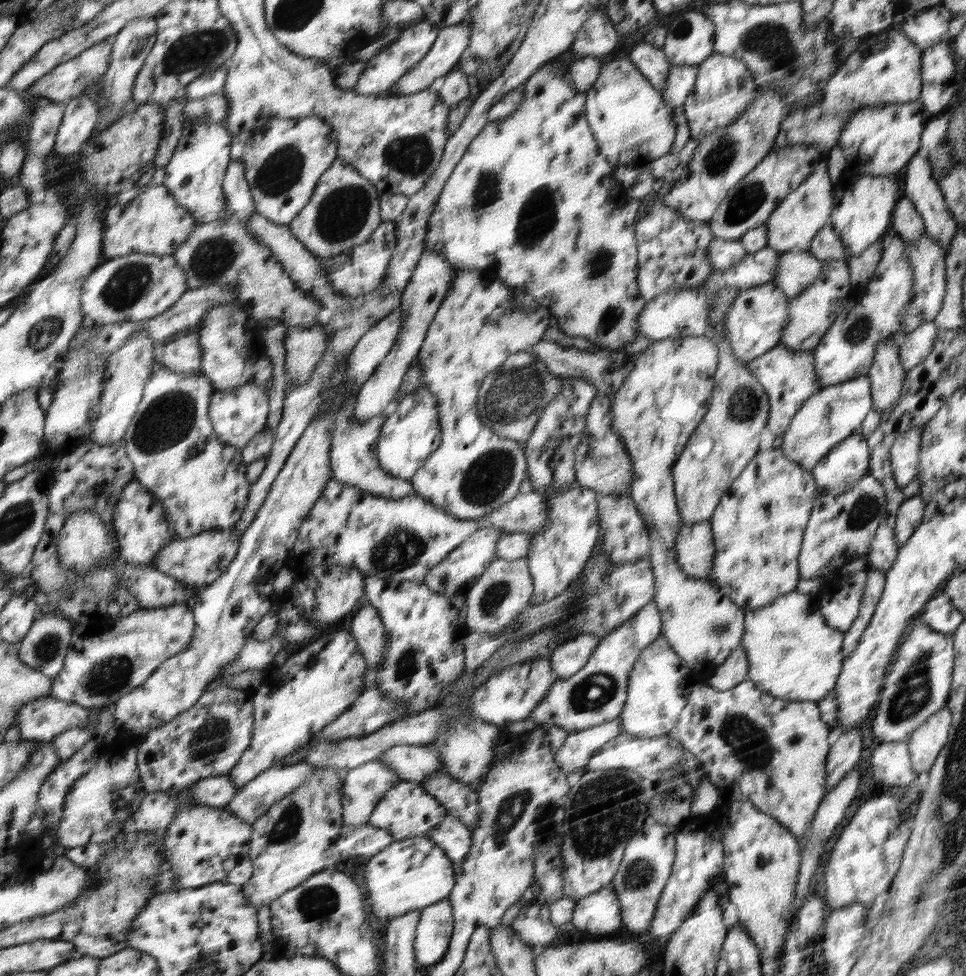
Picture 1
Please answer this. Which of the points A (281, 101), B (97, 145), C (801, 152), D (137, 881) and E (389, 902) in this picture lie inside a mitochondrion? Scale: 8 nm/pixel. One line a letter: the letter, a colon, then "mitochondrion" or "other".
A: other
B: other
C: other
D: mitochondrion
E: other

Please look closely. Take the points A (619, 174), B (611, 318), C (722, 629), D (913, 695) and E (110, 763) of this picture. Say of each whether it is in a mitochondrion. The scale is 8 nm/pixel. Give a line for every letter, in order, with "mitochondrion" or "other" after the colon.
A: other
B: mitochondrion
C: mitochondrion
D: mitochondrion
E: other

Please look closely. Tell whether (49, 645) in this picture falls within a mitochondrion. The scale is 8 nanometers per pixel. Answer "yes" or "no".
yes

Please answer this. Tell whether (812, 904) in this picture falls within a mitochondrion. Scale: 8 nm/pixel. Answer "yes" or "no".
no

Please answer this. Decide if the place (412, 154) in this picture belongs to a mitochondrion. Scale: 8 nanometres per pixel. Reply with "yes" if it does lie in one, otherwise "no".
yes

